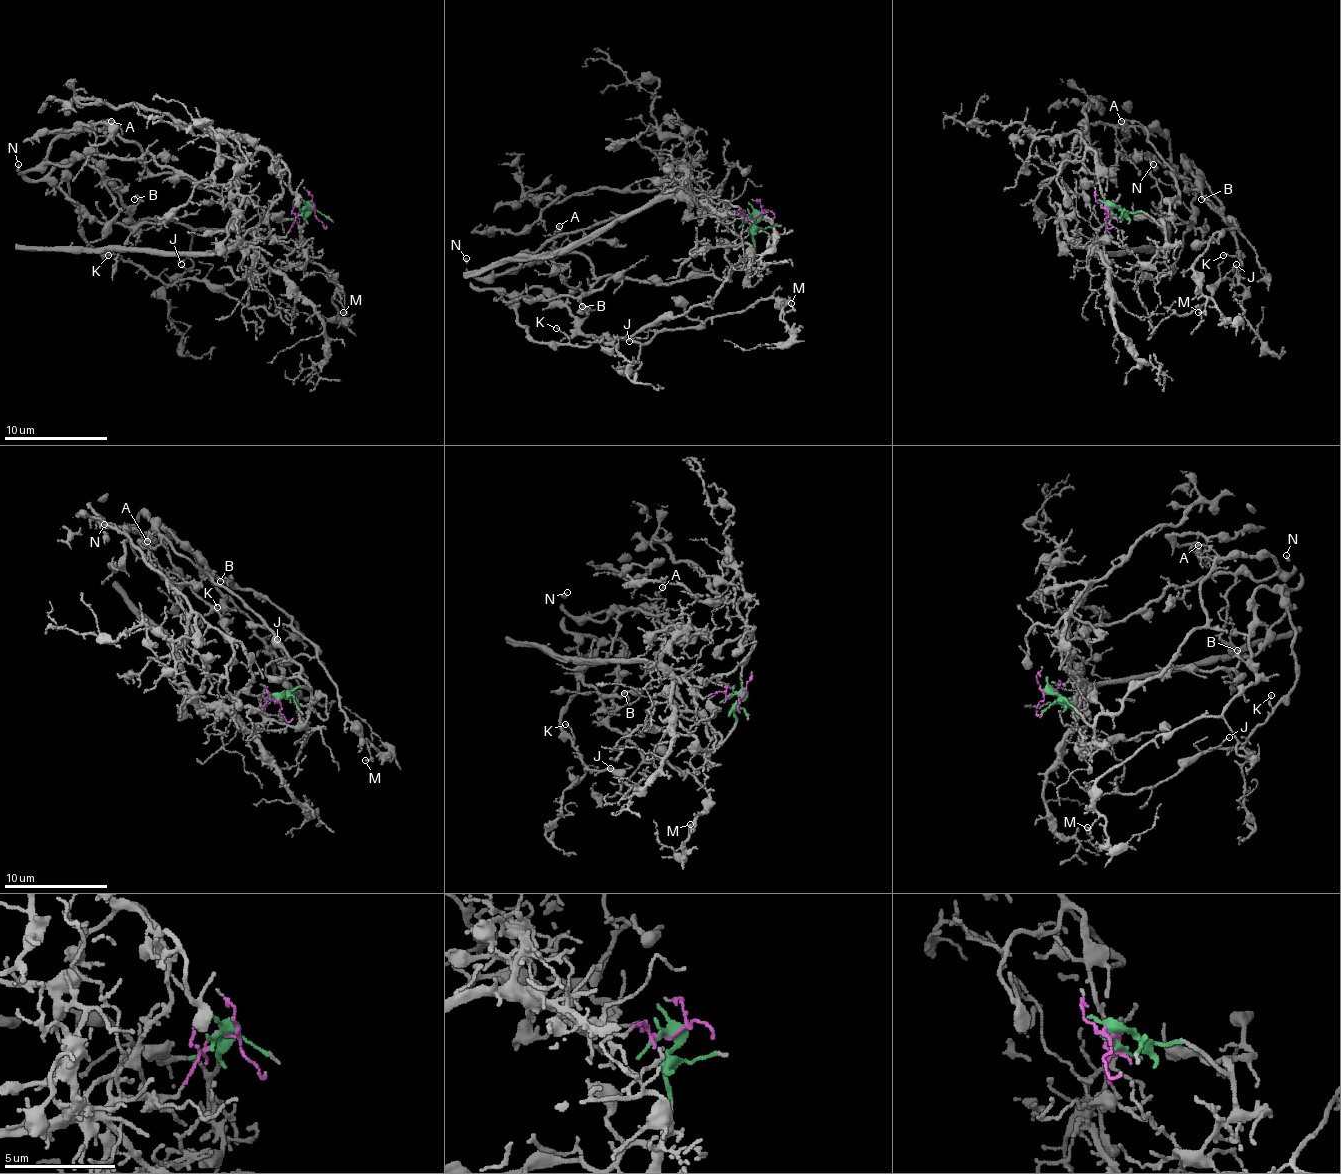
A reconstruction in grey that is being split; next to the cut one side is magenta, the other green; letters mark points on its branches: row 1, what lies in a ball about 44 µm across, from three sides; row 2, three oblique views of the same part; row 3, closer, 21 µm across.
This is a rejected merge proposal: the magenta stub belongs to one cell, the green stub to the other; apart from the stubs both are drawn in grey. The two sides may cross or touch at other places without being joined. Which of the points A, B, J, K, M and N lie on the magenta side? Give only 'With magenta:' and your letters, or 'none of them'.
With magenta: none of them

